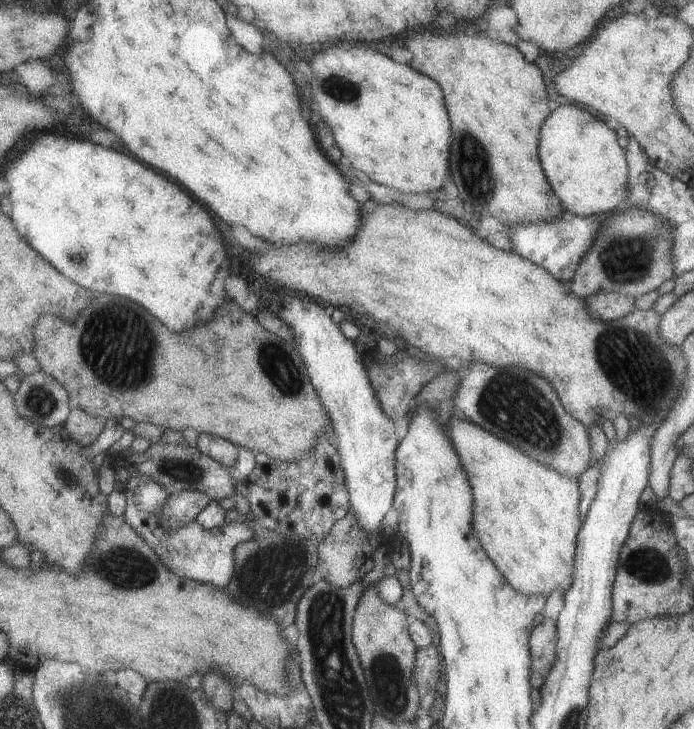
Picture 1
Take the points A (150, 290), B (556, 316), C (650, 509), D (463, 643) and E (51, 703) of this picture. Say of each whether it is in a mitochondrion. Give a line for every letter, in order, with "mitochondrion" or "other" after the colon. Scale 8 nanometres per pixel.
A: other
B: other
C: other
D: other
E: mitochondrion

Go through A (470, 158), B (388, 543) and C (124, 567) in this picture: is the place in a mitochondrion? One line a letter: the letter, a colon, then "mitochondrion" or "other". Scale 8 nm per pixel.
A: mitochondrion
B: other
C: mitochondrion

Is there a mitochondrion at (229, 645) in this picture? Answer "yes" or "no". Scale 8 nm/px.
no

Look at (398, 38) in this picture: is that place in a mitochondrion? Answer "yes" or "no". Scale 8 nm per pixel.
no

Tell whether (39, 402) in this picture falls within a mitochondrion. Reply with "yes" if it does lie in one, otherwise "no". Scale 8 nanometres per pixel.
yes

